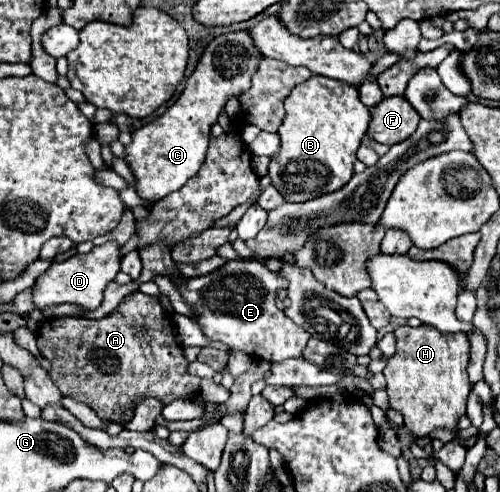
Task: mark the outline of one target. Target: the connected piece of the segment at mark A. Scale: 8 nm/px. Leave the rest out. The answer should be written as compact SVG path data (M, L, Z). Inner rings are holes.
M140 291L128 295L118 309L98 321L58 317L44 321L36 333L38 349L52 361L50 377L62 395L86 403L102 421L126 425L134 417L134 405L154 397L162 405L174 399L192 399L200 393L200 377L188 373L184 349L176 343L174 323L156 297Z

